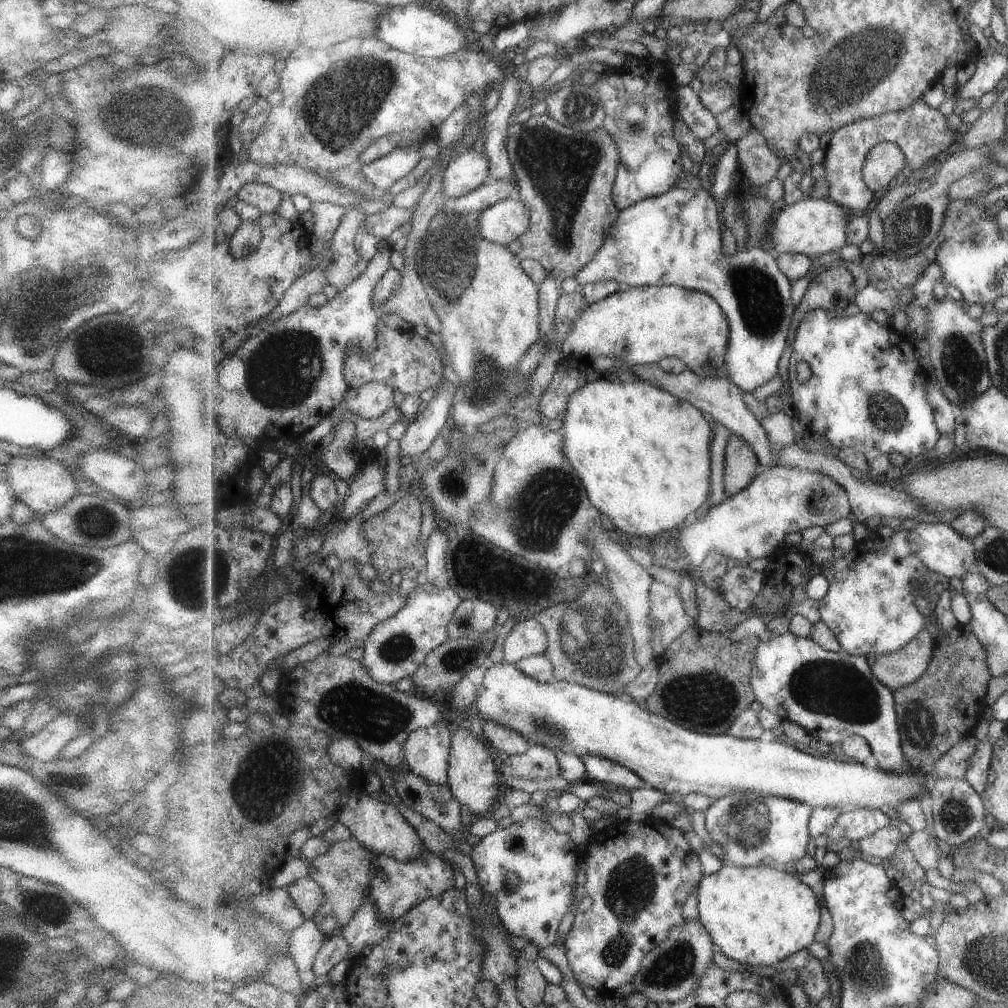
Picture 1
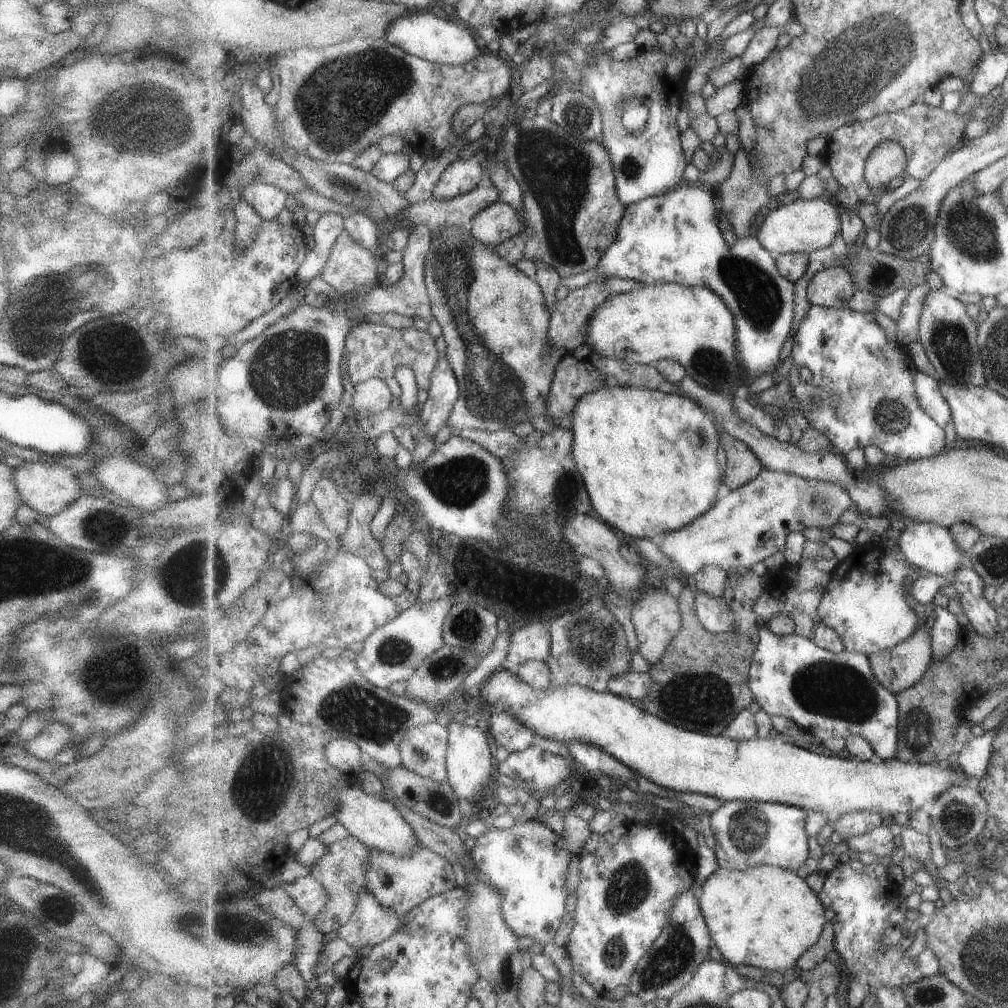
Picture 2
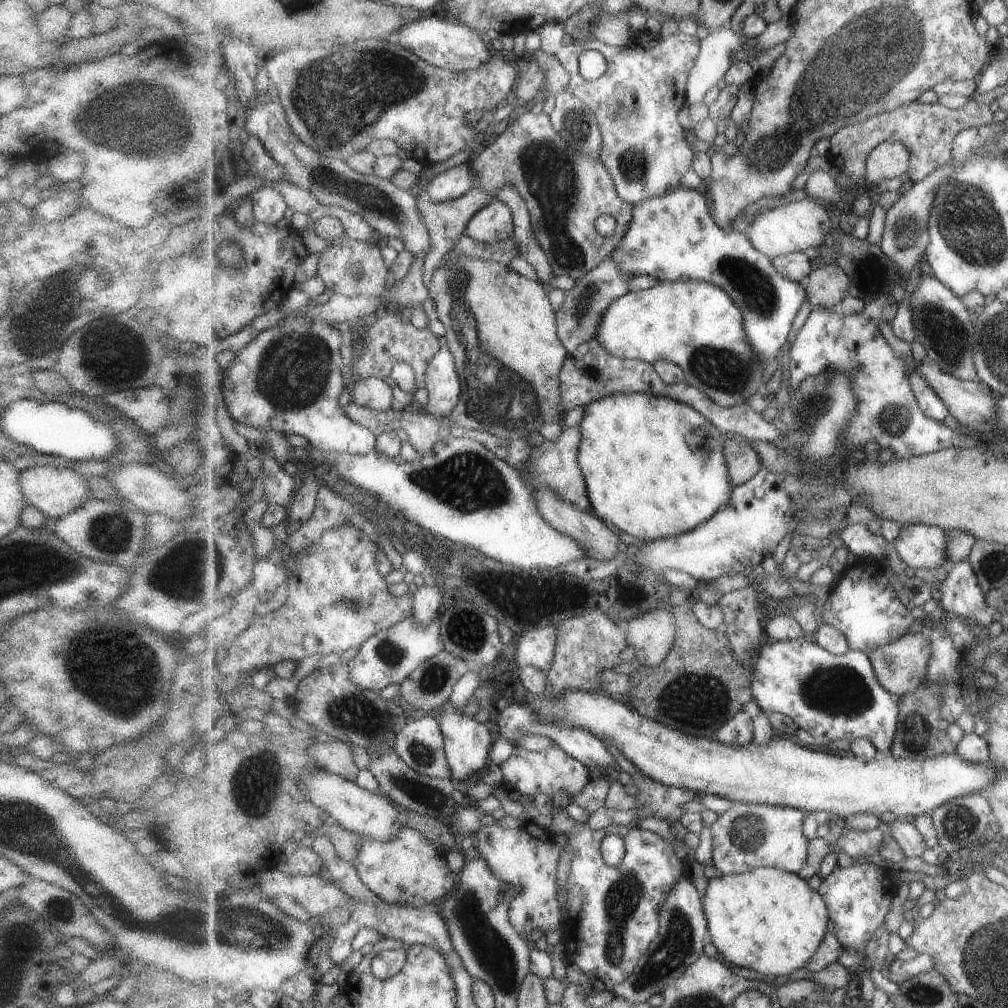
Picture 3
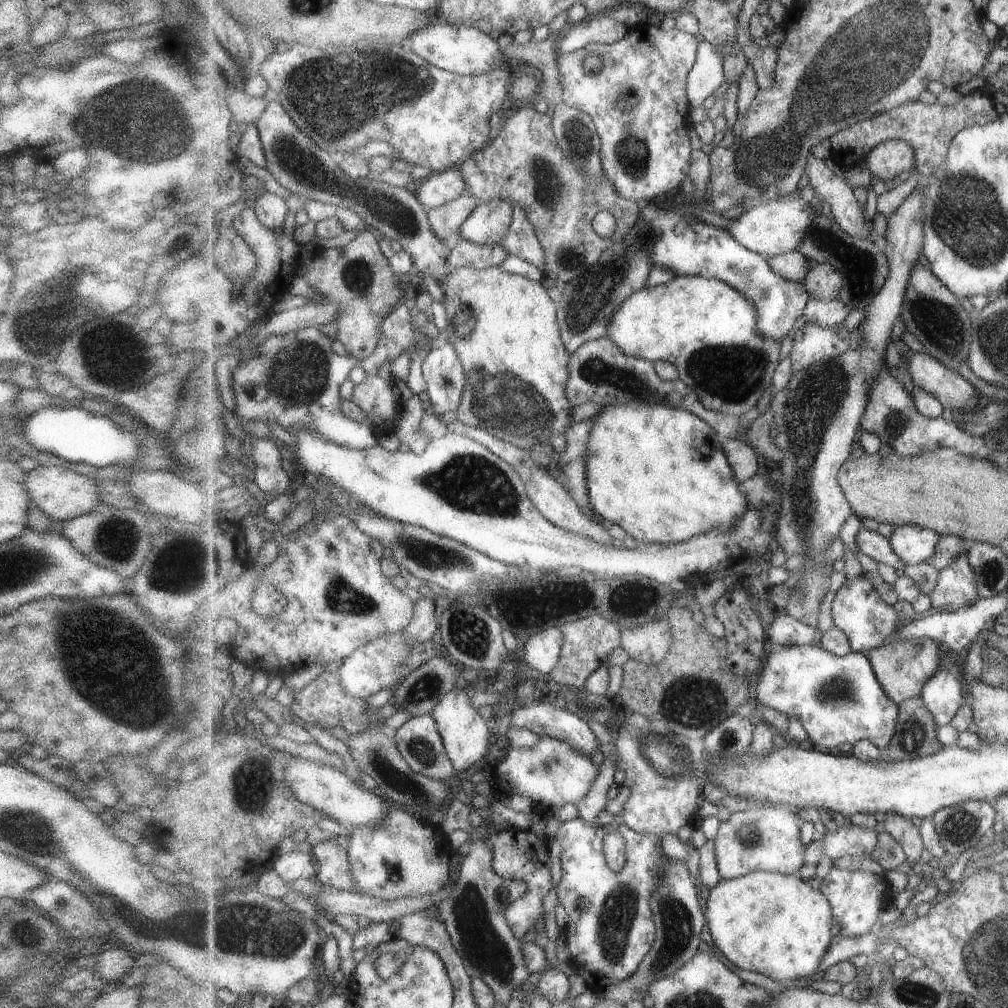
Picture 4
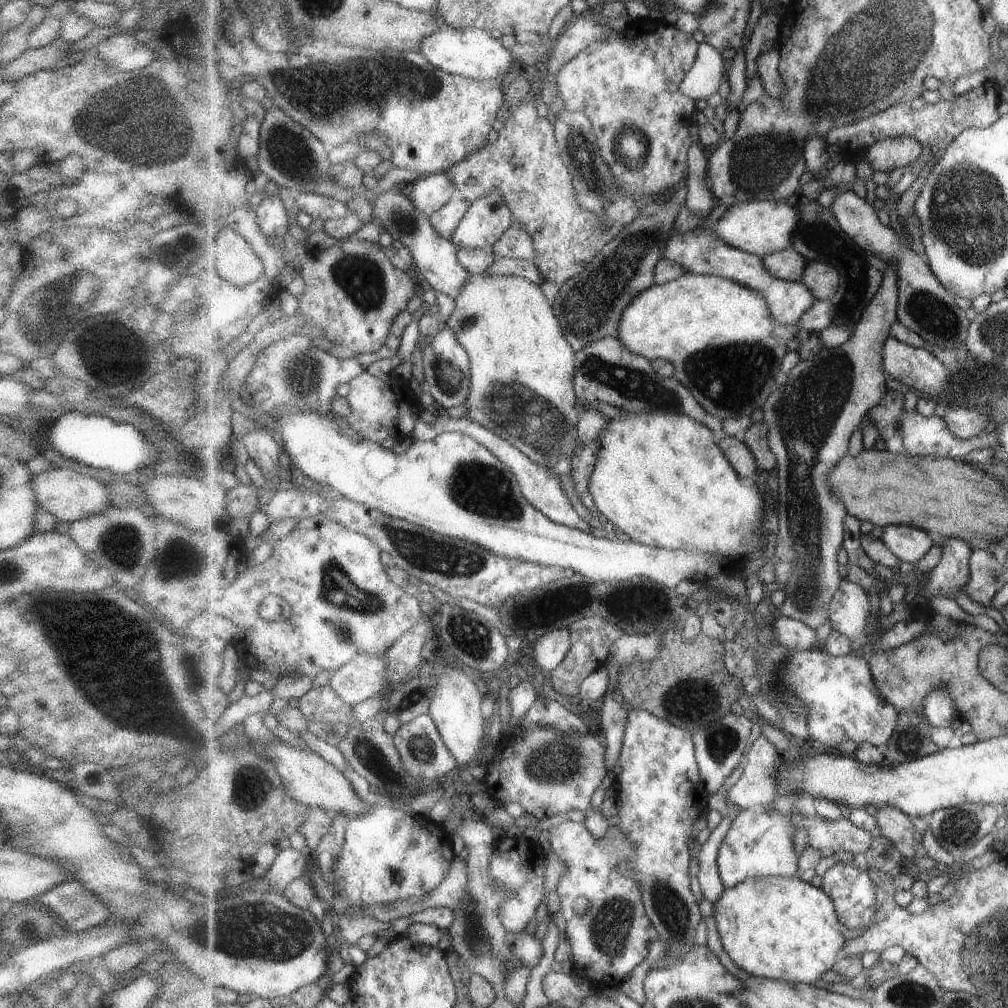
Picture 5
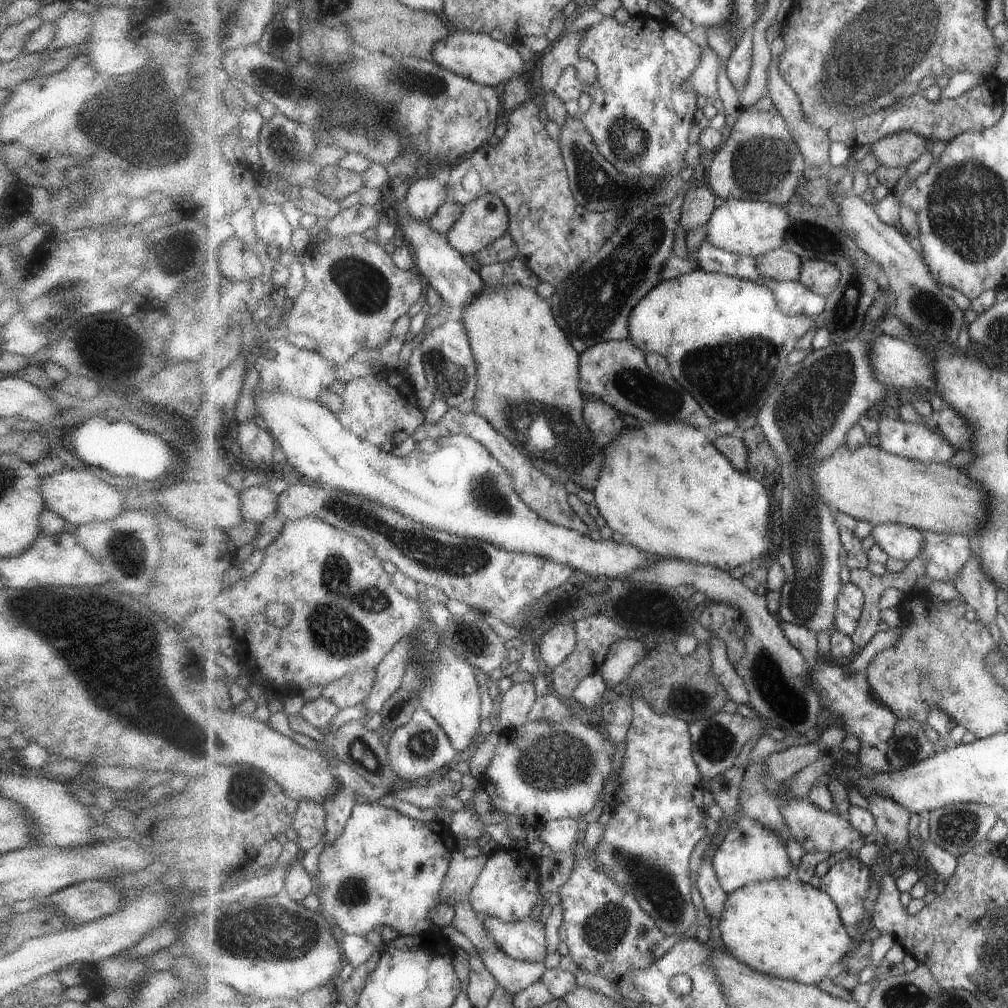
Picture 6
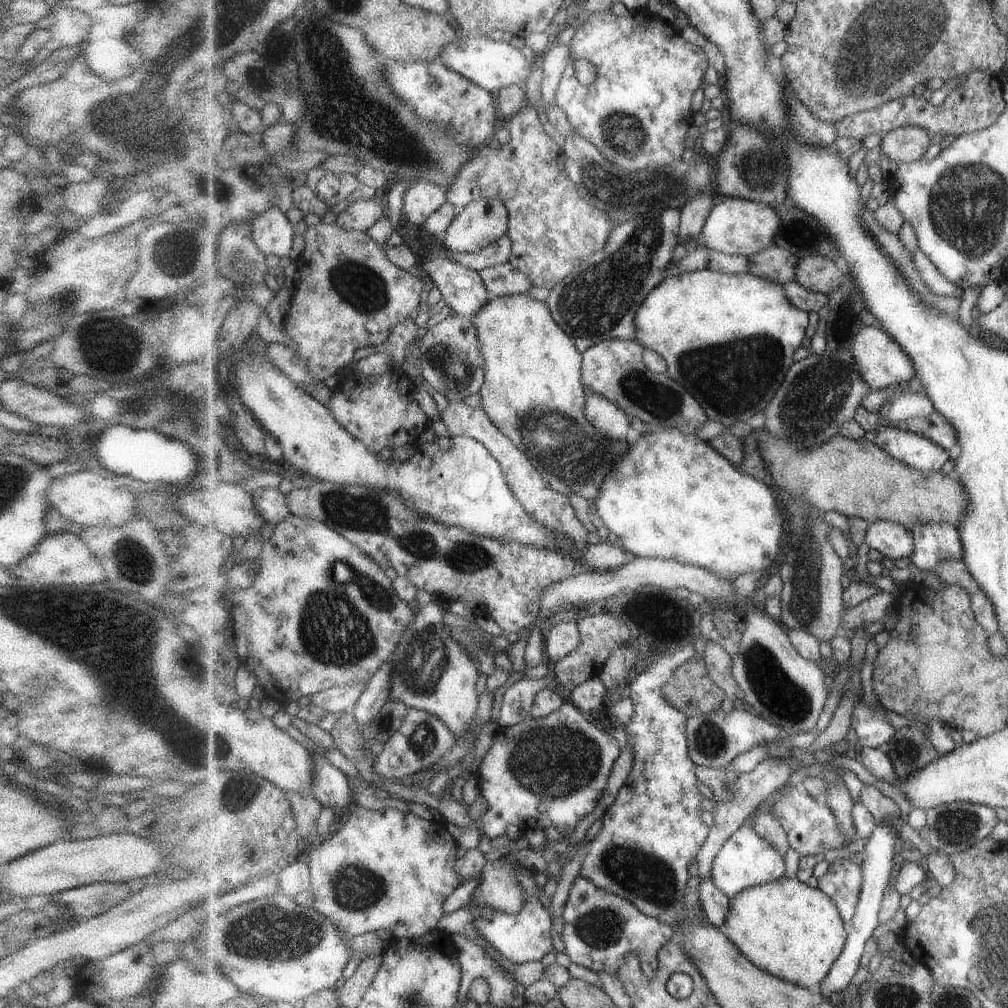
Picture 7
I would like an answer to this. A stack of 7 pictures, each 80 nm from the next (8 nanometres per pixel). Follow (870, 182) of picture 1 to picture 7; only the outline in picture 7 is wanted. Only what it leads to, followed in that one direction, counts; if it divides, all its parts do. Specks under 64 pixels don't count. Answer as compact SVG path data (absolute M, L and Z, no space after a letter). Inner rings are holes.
M911 125L899 127L881 138L881 155L888 156L894 165L918 161L932 145L930 135L924 128Z

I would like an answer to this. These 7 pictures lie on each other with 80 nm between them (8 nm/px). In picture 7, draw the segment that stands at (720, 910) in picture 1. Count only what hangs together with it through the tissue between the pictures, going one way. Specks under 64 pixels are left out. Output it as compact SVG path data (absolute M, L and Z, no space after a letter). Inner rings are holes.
M785 875L782 879L746 888L734 896L723 932L759 968L793 984L816 989L845 951L849 927L842 919L838 905L823 889L811 888L796 877Z

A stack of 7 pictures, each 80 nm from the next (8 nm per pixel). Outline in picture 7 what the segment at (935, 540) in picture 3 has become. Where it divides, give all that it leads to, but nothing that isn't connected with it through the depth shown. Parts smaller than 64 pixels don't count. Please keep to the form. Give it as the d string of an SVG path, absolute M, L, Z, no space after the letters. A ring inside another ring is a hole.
M877 521L869 524L865 542L870 549L878 550L893 560L911 558L916 547L912 530L893 521Z

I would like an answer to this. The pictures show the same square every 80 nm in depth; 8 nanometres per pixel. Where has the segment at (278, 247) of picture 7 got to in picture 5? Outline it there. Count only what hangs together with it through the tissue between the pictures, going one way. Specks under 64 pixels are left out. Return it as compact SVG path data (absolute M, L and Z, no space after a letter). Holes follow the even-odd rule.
M276 194L269 195L259 204L256 204L257 224L261 228L261 232L269 238L283 238L287 234L291 218L287 214L285 204L281 202Z

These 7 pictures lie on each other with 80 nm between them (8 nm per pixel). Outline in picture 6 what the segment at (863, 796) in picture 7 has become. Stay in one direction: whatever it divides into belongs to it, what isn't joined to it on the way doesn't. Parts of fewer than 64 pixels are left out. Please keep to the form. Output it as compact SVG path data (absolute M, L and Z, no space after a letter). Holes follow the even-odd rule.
M870 795L865 799L869 803L868 809L876 818L876 832L879 836L897 851L907 851L912 815L910 810L883 795Z

